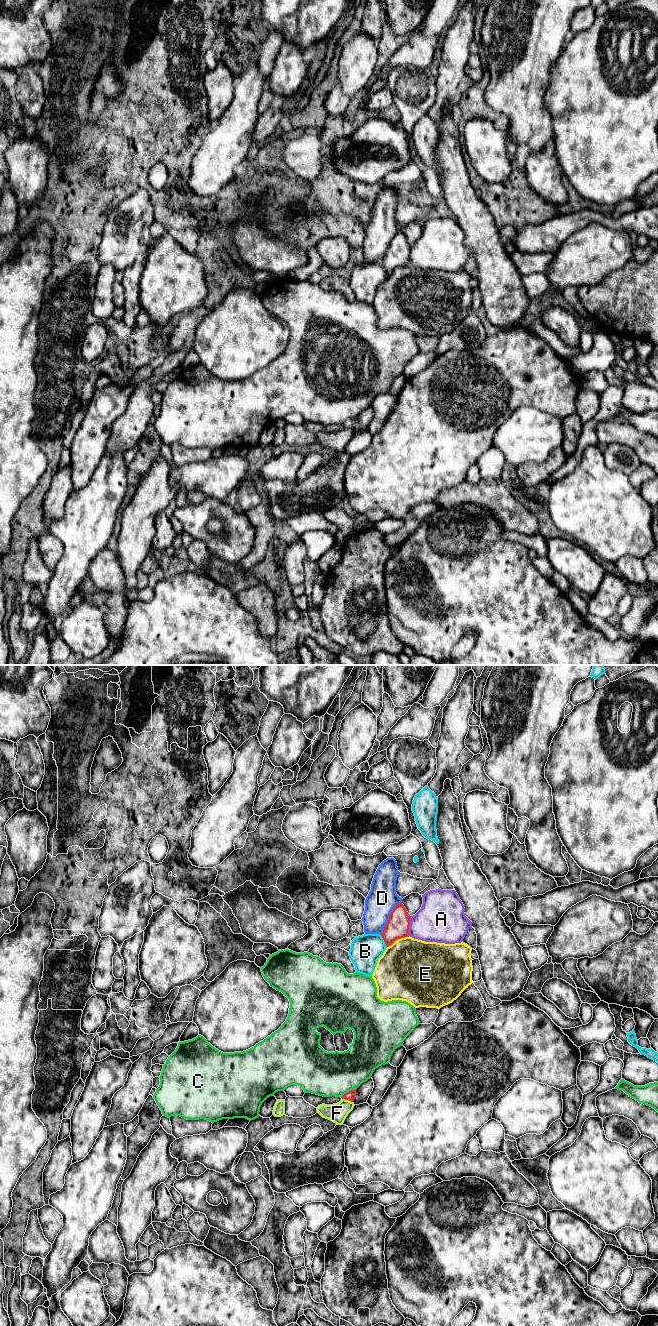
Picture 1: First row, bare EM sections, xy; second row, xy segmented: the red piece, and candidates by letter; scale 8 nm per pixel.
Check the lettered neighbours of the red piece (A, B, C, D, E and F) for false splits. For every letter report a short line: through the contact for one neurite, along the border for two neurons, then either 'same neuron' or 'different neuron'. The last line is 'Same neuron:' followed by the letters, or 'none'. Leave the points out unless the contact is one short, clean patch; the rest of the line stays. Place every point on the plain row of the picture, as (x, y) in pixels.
A: different neuron
B: different neuron
C: different neuron
D: xy (401, 230), (393, 236), (380, 262) | different neuron
E: different neuron
F: xy (342, 426), (352, 430) | different neuron
Same neuron: none

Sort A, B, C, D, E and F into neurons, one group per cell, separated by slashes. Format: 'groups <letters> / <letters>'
groups A / B / C / D / E / F

